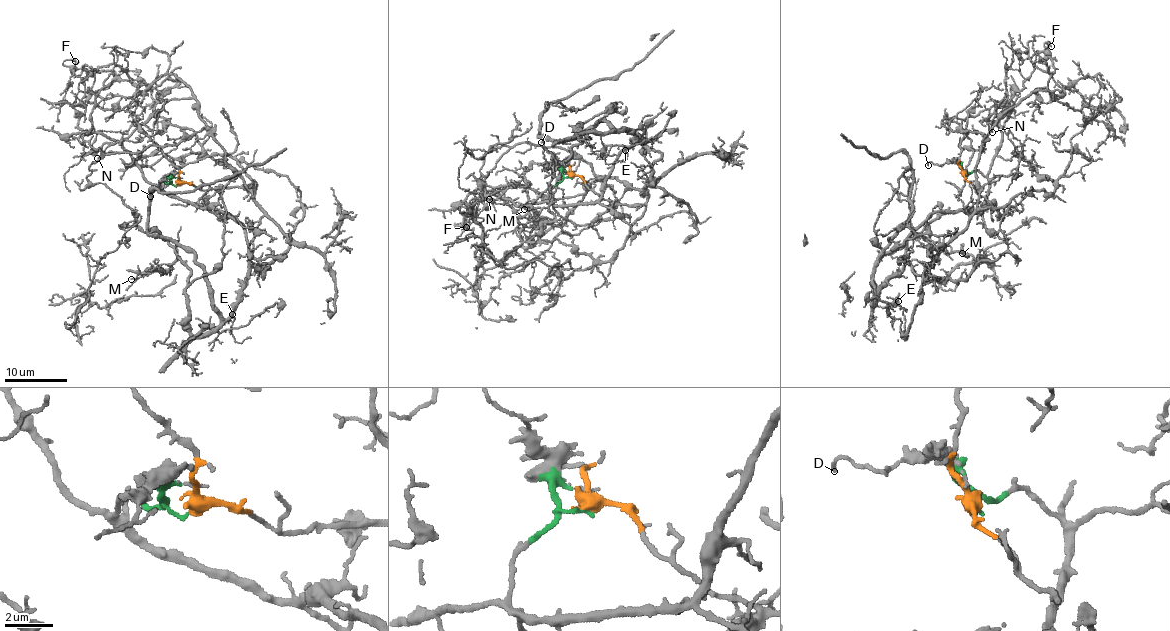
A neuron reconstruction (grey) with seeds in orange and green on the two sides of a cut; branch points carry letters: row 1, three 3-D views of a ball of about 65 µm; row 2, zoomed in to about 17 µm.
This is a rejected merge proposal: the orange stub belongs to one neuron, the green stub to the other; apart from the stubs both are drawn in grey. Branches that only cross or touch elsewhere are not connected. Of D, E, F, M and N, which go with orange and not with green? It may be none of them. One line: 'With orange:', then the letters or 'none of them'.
With orange: F, N

